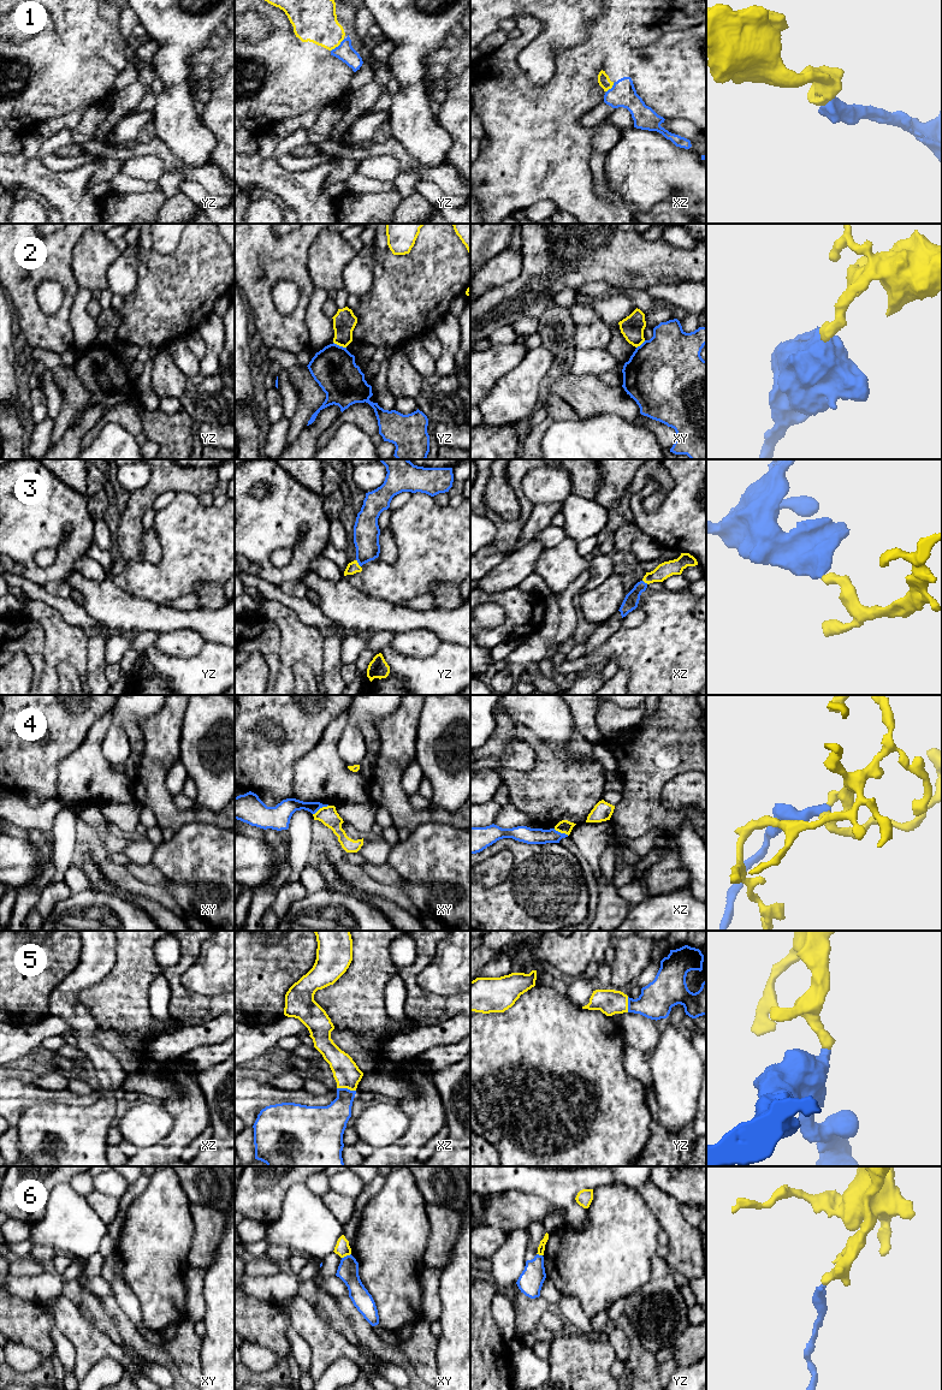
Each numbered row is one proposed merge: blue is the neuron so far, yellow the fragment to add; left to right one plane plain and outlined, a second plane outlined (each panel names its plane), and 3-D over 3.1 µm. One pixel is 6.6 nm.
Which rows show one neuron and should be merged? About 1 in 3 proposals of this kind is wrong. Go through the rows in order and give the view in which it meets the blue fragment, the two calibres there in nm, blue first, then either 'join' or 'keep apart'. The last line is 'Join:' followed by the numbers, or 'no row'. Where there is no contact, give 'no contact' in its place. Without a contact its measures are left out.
1: meets blue in yz; 120 nm thick on the blue side, 280 nm on the other; join
2: meets blue in yz; 300 nm thick on the blue side, 160 nm on the other; keep apart
3: meets blue in yz; 180 nm thick on the blue side, 80 nm on the other; join
4: meets blue in xy; 120 nm thick on the blue side, 120 nm on the other; keep apart
5: meets blue in xz; 220 nm thick on the blue side, 180 nm on the other; join
6: meets blue in xy; 140 nm thick on the blue side, 100 nm on the other; keep apart
Join: 1, 3, 5

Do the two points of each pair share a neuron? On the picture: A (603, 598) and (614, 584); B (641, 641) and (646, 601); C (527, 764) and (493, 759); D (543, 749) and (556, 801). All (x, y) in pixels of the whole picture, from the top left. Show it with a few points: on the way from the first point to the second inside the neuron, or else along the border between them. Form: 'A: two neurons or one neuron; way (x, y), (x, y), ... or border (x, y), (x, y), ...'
A: one neuron; way (606, 594), (612, 588)
B: one neuron; way (651, 631), (651, 611)
C: one neuron; way (519, 761), (502, 759)
D: one neuron; way (550, 762), (556, 771), (556, 788)

